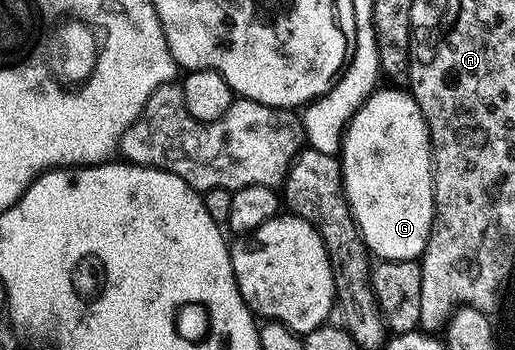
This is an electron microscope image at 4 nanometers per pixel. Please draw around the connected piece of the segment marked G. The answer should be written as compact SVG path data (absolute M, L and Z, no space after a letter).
M374 90L345 127L339 149L343 197L349 213L366 251L381 260L420 259L433 230L429 125L412 94L401 90Z

